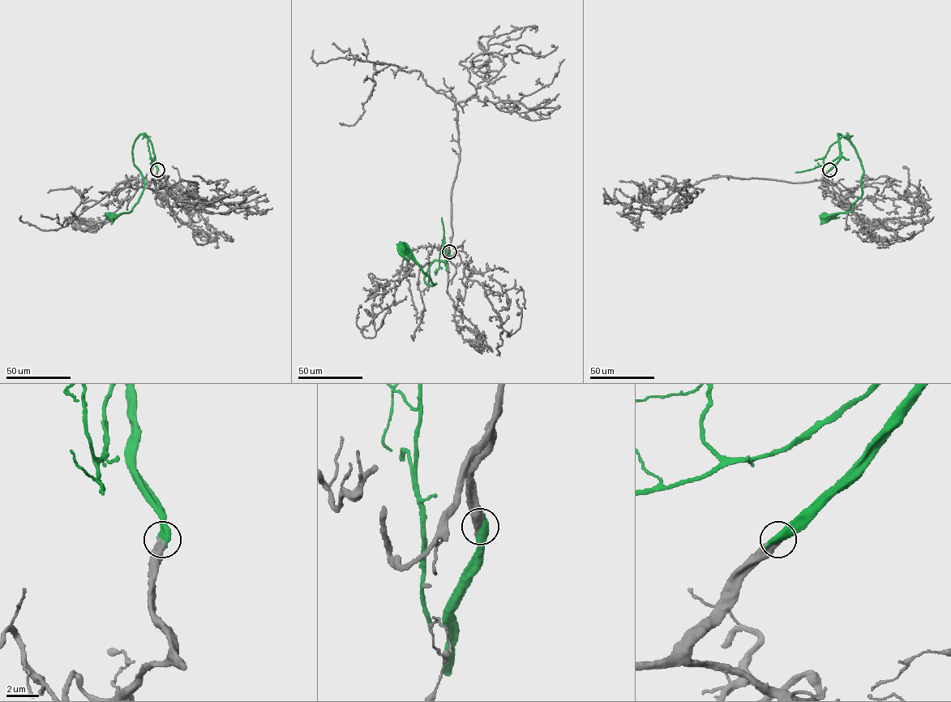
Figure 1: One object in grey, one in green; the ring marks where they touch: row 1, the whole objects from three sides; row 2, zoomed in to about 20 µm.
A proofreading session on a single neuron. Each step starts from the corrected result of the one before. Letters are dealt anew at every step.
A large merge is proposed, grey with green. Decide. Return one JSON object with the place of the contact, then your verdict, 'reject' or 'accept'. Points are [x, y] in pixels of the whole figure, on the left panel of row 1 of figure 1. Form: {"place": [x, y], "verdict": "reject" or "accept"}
{"place": [157, 170], "verdict": "accept"}

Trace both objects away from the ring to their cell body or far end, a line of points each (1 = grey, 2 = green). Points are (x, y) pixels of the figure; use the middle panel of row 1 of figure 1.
1: (449, 251), (451, 190), (460, 153), (455, 102), (426, 84), (417, 71), (338, 58), (315, 62), (313, 49)
2: (449, 251), (447, 262), (435, 260), (427, 270), (425, 282), (431, 285), (435, 283), (403, 247)

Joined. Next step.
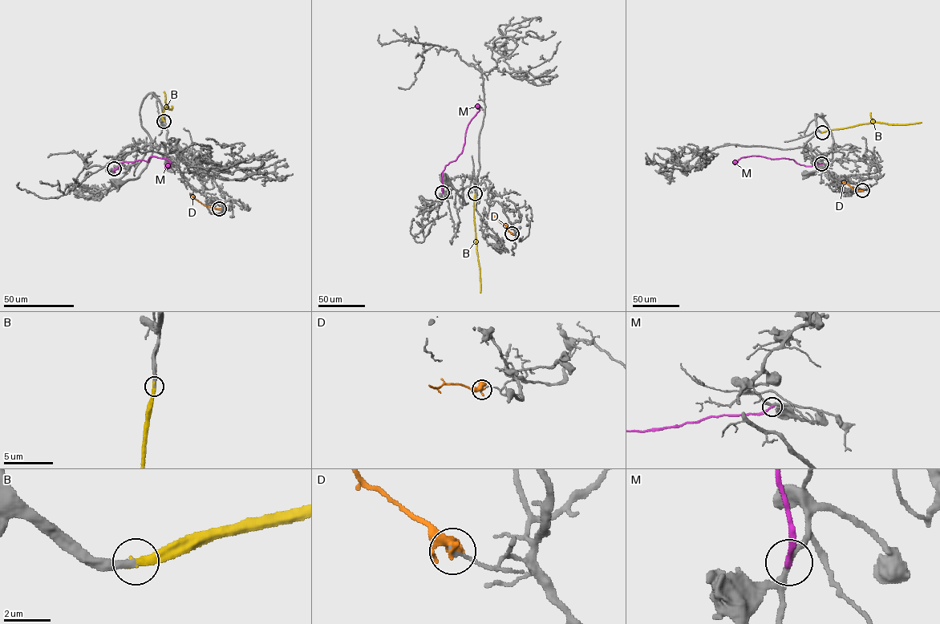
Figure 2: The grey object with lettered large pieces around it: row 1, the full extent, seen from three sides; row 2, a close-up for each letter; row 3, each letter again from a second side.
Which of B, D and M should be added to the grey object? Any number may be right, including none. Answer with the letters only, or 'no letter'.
B

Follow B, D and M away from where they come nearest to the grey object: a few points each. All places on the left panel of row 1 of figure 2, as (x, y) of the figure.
B: (164, 121), (164, 110), (166, 106), (171, 109), (172, 106)
D: (219, 208), (207, 207), (191, 194)
M: (114, 168), (115, 172), (119, 164), (124, 161), (147, 161), (152, 156), (168, 159), (171, 163), (166, 167)

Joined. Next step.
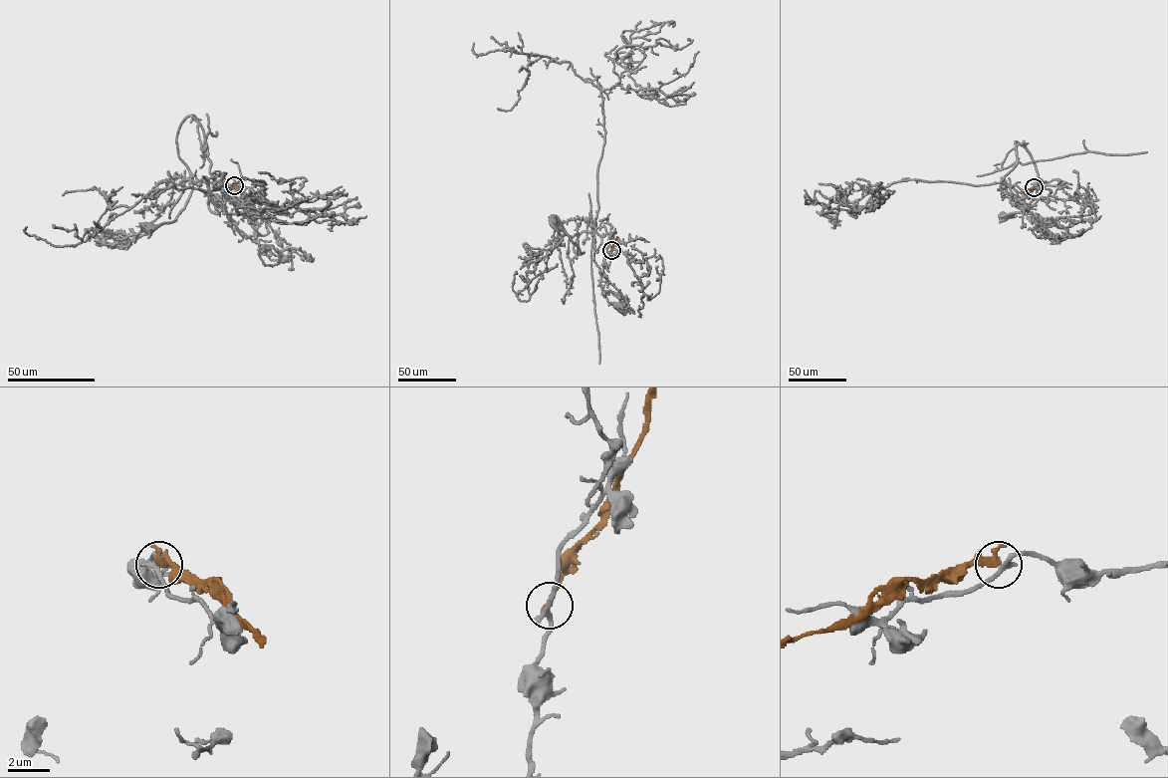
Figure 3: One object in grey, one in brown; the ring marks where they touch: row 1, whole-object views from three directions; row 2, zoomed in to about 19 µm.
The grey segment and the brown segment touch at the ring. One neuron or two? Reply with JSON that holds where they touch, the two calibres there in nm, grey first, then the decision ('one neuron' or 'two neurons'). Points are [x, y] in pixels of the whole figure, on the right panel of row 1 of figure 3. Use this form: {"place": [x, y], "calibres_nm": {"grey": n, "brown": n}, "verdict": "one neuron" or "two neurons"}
{"place": [1034, 187], "calibres_nm": {"grey": 240, "brown": 200}, "verdict": "two neurons"}

